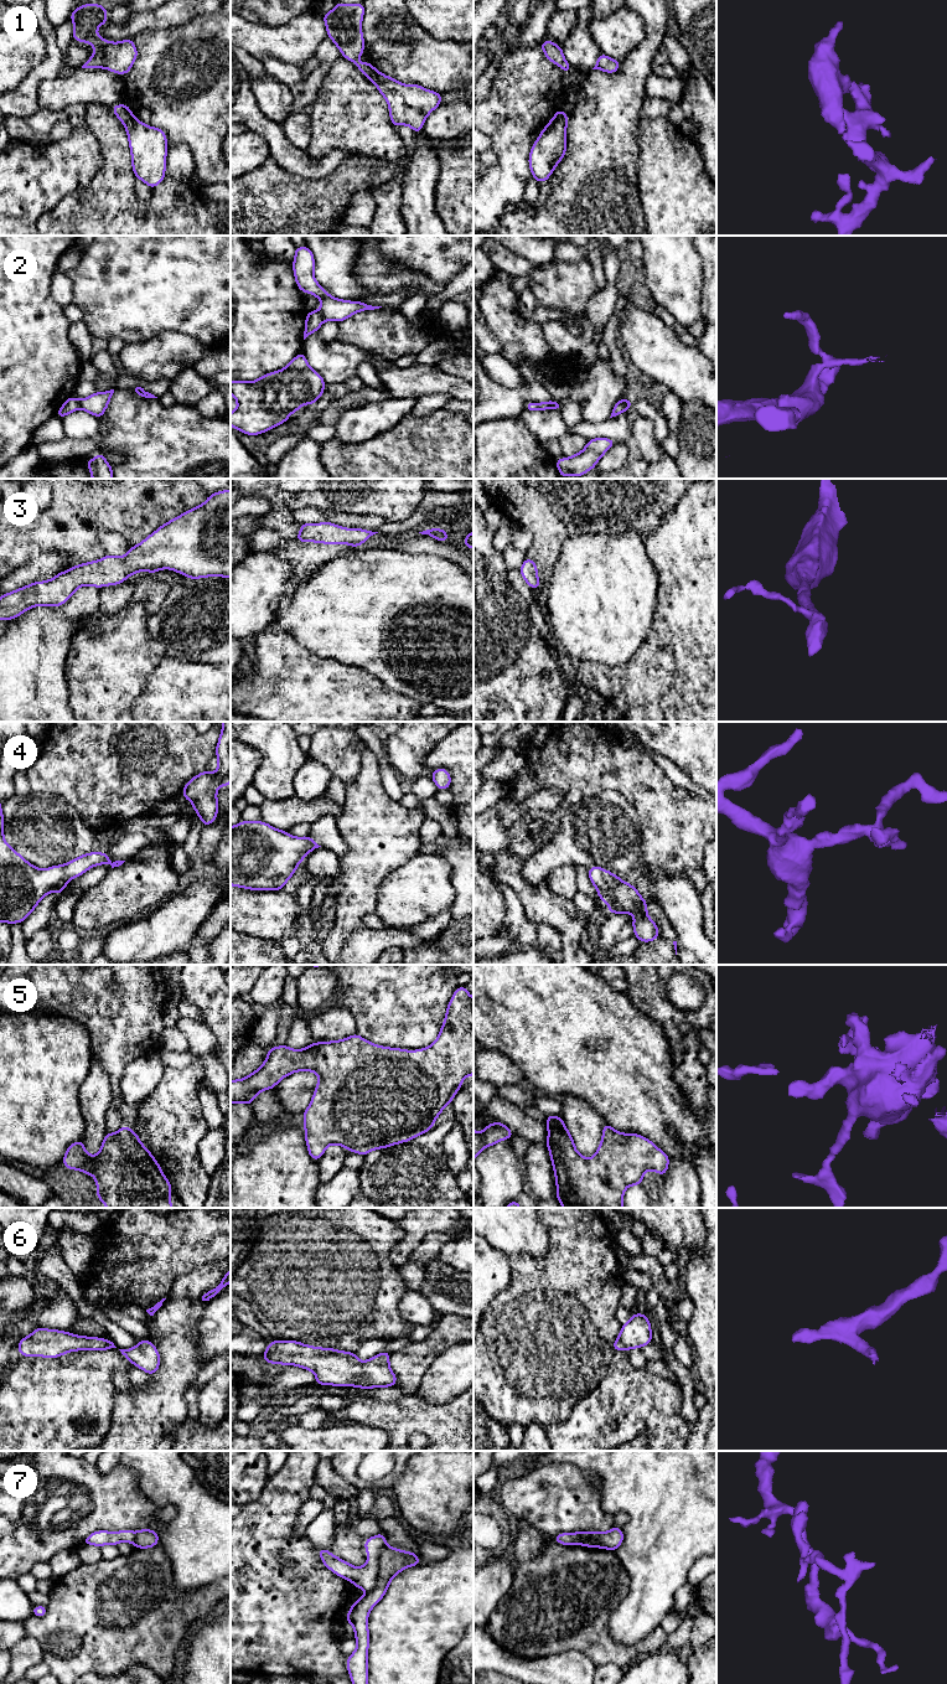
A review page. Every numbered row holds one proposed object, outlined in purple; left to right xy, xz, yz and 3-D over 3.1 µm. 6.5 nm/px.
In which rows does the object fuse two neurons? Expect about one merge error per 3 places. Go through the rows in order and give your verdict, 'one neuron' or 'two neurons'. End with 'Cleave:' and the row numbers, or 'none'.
1: two neurons
2: two neurons
3: one neuron
4: one neuron
5: one neuron
6: one neuron
7: two neurons
Cleave: 1, 2, 7

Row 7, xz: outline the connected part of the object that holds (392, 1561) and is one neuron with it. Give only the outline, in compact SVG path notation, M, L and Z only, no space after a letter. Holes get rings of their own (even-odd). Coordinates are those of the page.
M389 1545L382 1550L373 1587L351 1606L346 1616L346 1621L355 1628L357 1641L357 1649L346 1660L352 1684L368 1684L368 1612L383 1598L397 1574L420 1562L415 1553L403 1551Z

